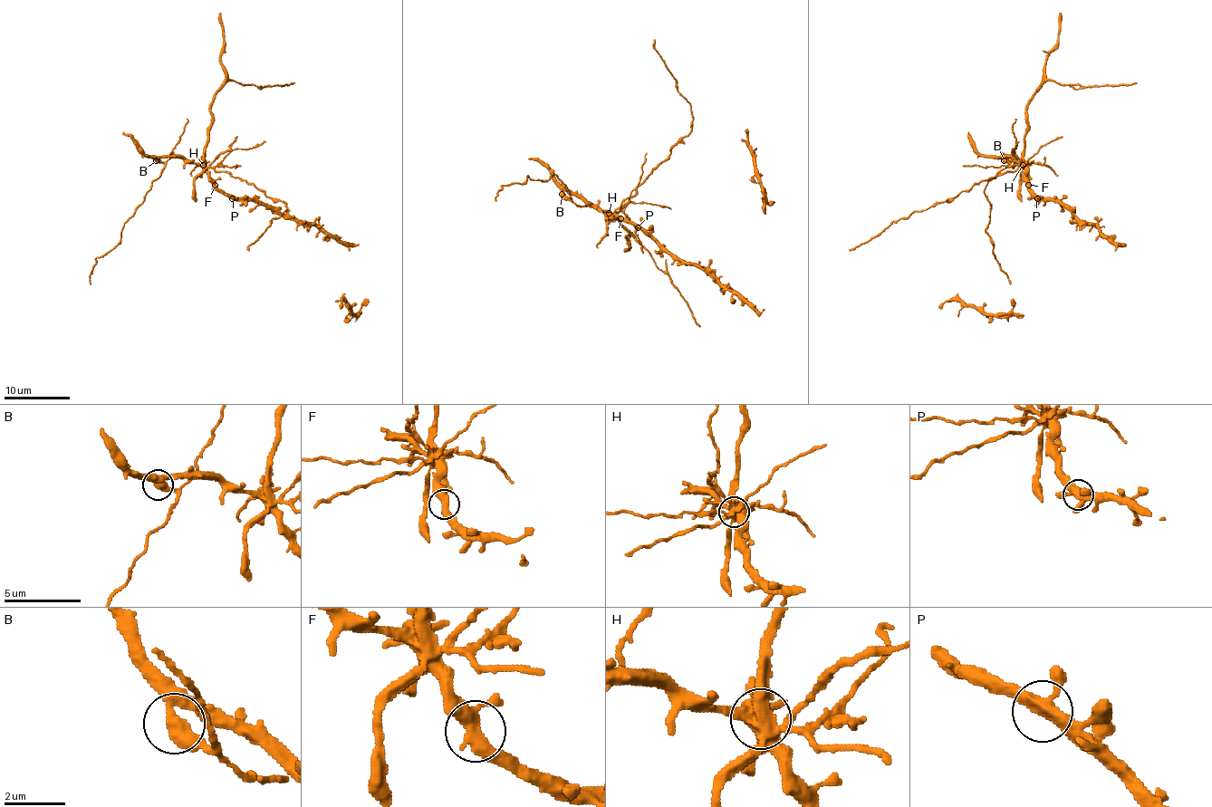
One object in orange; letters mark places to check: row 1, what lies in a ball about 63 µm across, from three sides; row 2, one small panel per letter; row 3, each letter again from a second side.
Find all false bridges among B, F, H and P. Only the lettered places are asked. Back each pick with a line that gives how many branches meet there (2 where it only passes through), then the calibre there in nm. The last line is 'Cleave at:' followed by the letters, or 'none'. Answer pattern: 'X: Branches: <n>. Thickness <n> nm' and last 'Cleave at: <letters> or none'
B: Branches: 2. Thickness 460 nm
H: Branches: 7. Thickness 500 nm
Cleave at: B, H

